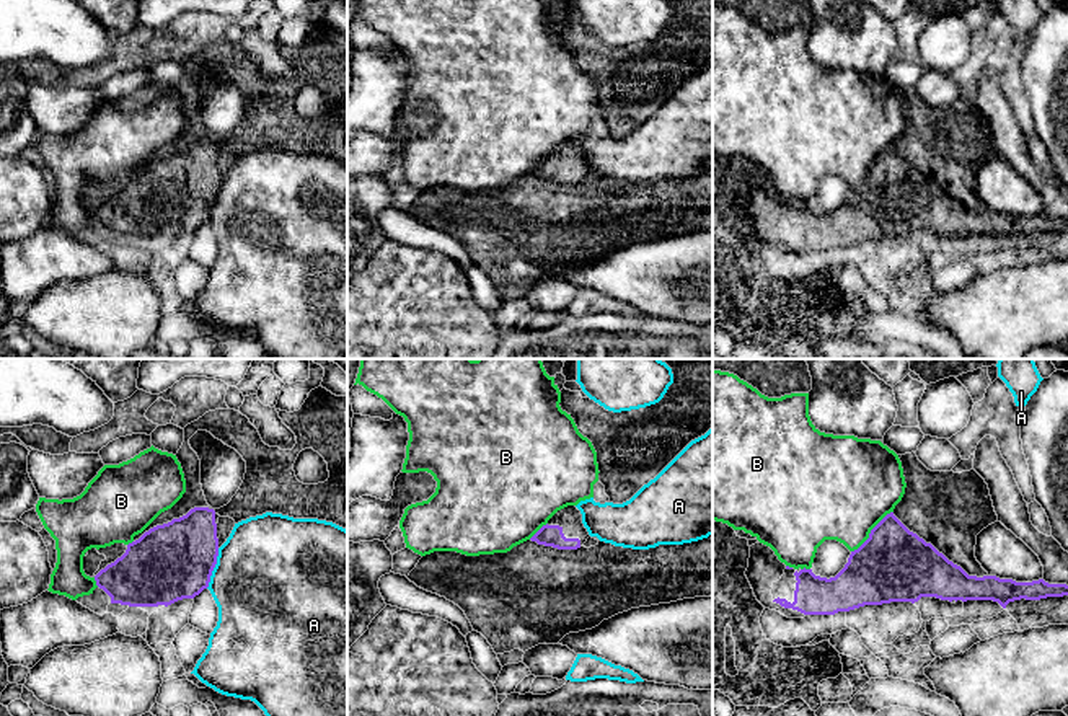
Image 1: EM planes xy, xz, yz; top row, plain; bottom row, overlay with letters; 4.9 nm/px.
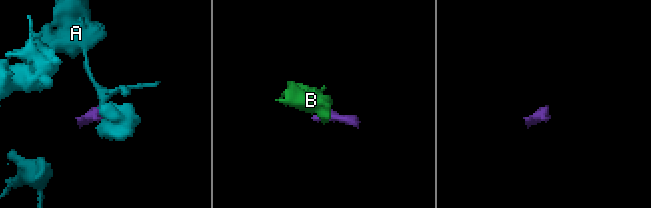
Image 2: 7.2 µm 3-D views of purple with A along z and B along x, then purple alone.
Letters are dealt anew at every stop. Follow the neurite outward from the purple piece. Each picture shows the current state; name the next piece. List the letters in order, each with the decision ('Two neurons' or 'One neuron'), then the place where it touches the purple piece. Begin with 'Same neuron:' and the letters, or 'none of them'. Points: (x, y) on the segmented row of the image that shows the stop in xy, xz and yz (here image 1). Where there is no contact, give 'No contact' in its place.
Same neuron: none of them
A: Two neurons. Touches purple at xy (214, 566)
B: Two neurons. Touches purple at yz (871, 532)

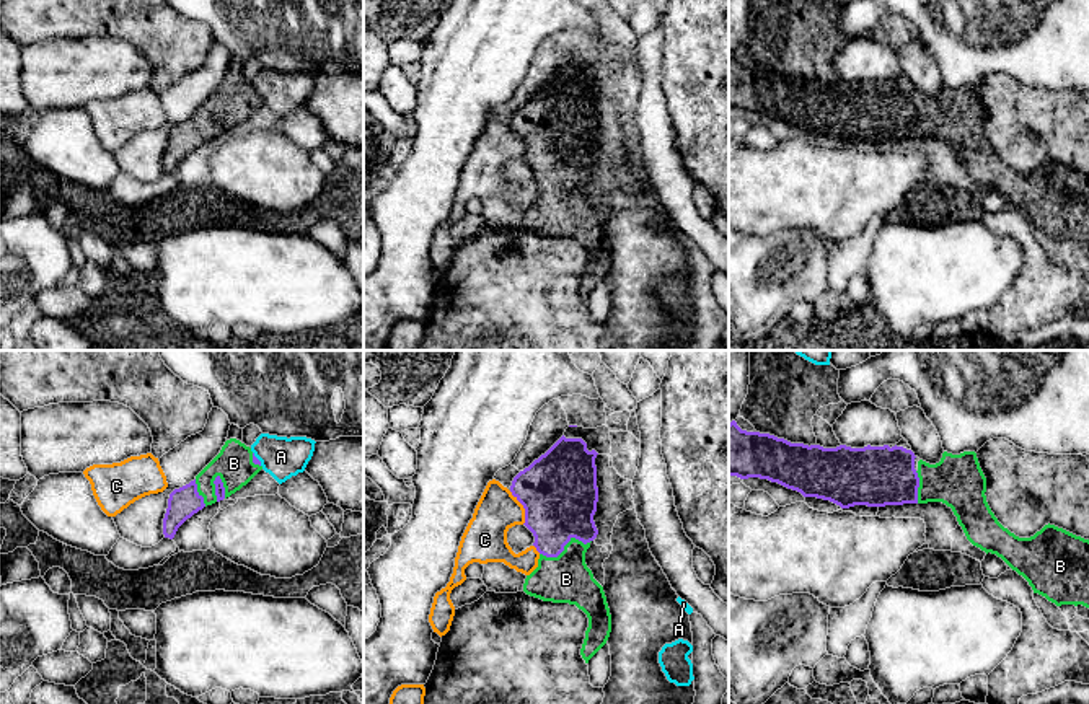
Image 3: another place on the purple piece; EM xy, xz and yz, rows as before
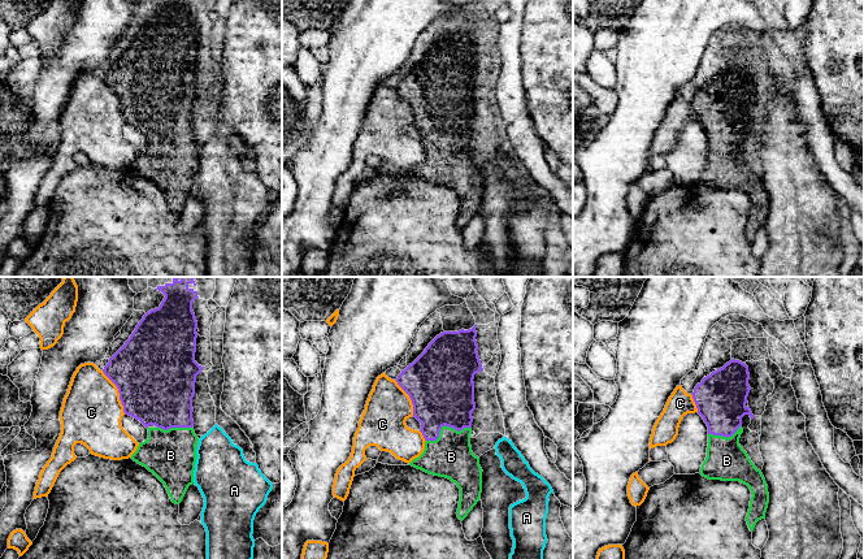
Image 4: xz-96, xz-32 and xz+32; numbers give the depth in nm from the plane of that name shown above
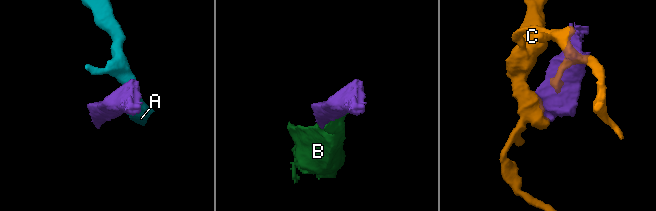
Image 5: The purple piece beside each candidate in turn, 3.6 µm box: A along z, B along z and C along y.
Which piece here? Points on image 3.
Same neuron: B
A: Two neurons. Touches purple at xy (256, 458)
B: One neuron. Touches purple at xz (564, 545)
C: Two neurons. Touches purple at xz (524, 507)

